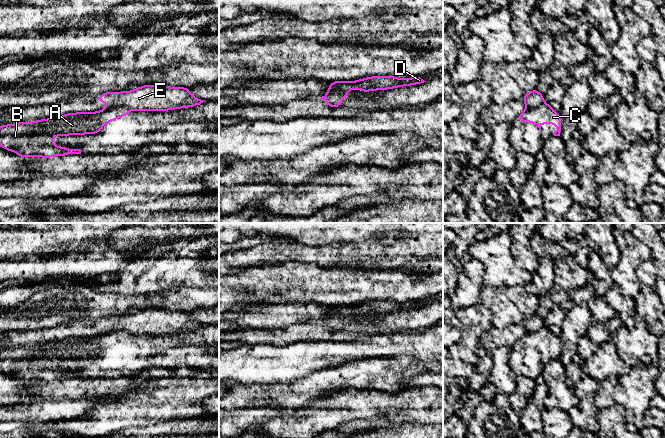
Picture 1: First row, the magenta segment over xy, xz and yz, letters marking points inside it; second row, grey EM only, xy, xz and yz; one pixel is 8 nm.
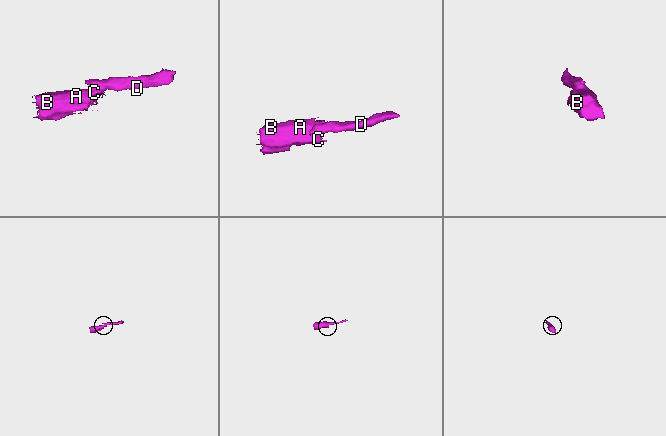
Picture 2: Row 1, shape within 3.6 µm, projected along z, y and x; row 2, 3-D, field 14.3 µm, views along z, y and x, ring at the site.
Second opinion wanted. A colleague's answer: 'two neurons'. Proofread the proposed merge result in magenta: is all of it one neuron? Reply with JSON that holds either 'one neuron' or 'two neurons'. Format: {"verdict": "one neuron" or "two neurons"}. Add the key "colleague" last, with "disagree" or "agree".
{"verdict": "two neurons", "colleague": "agree"}

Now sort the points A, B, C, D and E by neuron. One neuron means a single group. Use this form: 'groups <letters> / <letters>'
groups A B C / D E

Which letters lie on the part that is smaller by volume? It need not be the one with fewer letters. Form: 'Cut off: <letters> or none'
Cut off: D, E

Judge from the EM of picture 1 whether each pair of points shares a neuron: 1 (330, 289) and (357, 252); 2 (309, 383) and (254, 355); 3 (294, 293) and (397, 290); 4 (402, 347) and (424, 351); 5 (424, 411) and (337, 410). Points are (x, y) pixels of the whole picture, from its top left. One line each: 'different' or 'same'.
1: different
2: different
3: same
4: same
5: same

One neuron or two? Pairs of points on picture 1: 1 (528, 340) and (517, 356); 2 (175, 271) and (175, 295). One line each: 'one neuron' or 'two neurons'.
1: one neuron
2: two neurons

